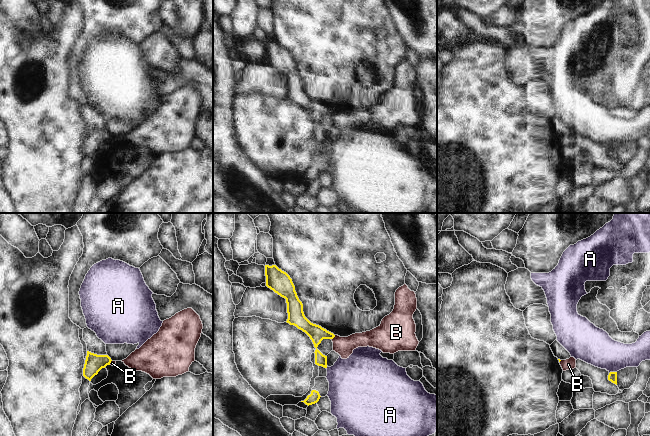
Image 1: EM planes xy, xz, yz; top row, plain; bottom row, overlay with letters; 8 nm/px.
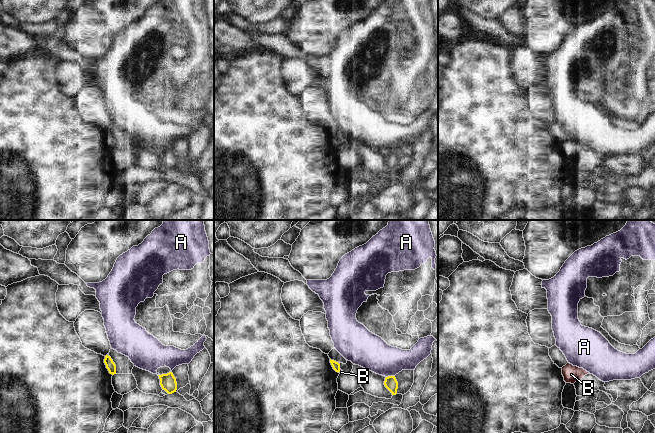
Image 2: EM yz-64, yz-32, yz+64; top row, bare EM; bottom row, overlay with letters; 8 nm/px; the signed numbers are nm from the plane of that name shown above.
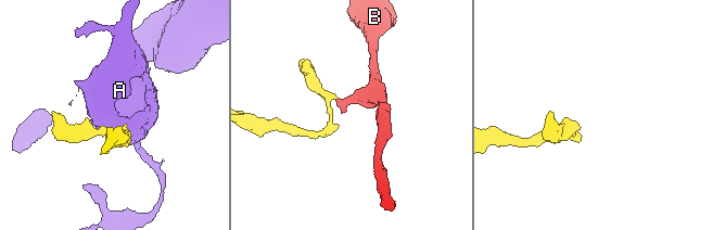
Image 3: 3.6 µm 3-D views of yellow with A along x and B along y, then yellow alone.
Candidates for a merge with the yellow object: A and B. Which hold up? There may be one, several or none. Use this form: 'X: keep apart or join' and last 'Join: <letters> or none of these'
A: keep apart
B: keep apart
Join: none of these

